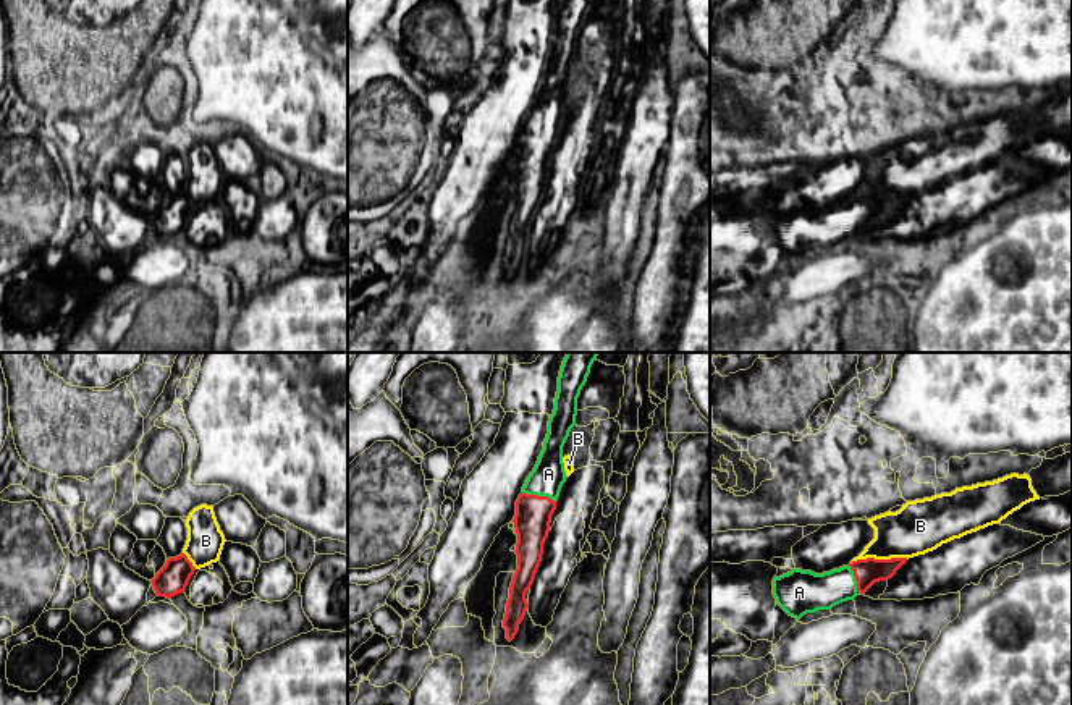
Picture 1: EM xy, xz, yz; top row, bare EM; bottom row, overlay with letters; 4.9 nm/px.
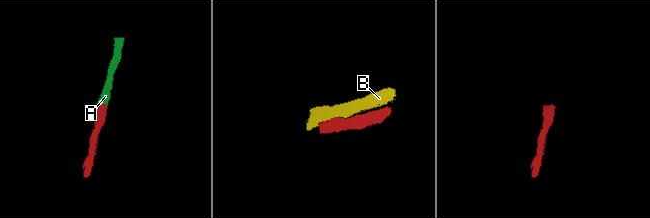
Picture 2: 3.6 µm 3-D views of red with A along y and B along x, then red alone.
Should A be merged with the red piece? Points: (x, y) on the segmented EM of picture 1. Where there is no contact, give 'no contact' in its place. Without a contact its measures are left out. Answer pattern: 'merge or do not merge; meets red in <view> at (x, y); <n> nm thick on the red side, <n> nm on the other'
merge; meets red in xz at (539, 497); 180 nm thick on the red side, 160 nm on the other

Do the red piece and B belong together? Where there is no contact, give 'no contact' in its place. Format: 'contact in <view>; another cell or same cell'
contact in yz; another cell

